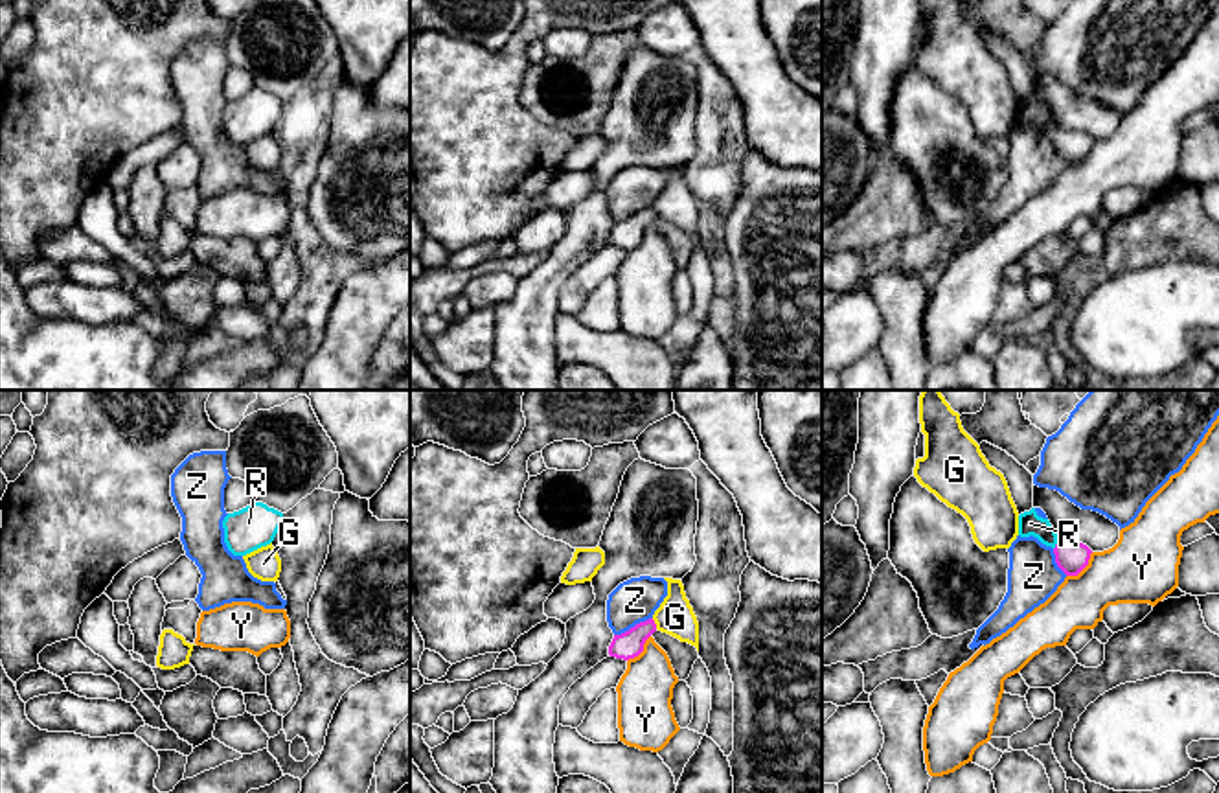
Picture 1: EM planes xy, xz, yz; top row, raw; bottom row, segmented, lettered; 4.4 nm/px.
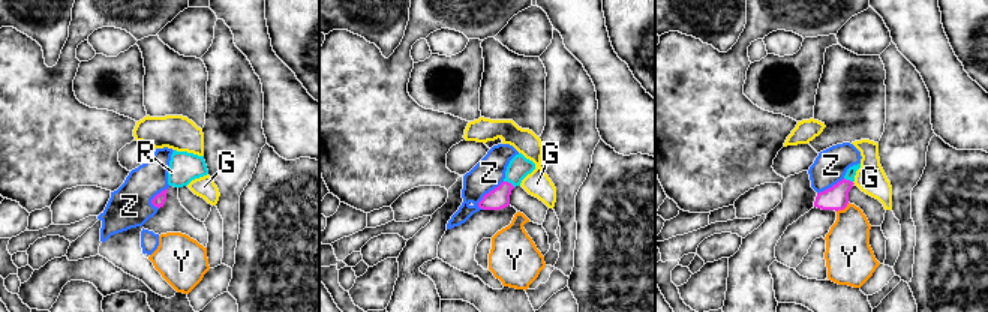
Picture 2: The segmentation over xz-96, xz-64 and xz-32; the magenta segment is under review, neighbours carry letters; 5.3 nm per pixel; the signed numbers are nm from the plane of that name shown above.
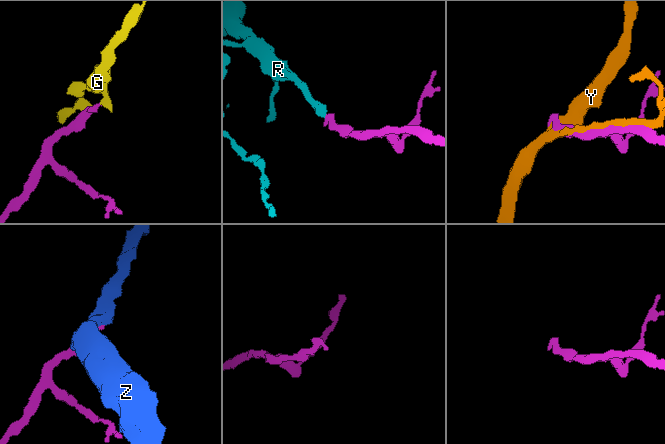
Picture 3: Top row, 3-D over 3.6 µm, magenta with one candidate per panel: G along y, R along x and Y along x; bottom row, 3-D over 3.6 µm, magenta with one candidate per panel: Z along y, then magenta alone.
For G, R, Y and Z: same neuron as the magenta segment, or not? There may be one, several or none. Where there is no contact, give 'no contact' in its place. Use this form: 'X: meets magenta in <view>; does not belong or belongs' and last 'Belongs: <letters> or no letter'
G: meets magenta in xz; does not belong
R: meets magenta in yz; belongs
Y: meets magenta in yz; does not belong
Z: meets magenta in xz; does not belong
Belongs: R

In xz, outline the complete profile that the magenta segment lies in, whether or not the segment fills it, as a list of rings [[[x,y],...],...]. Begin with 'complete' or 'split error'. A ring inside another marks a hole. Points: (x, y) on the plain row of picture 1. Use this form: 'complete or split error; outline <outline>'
complete; outline [[[653,206],[636,212],[629,219],[621,223],[614,223],[609,243],[616,247],[634,247],[644,239],[645,228],[656,219],[656,212]]]

